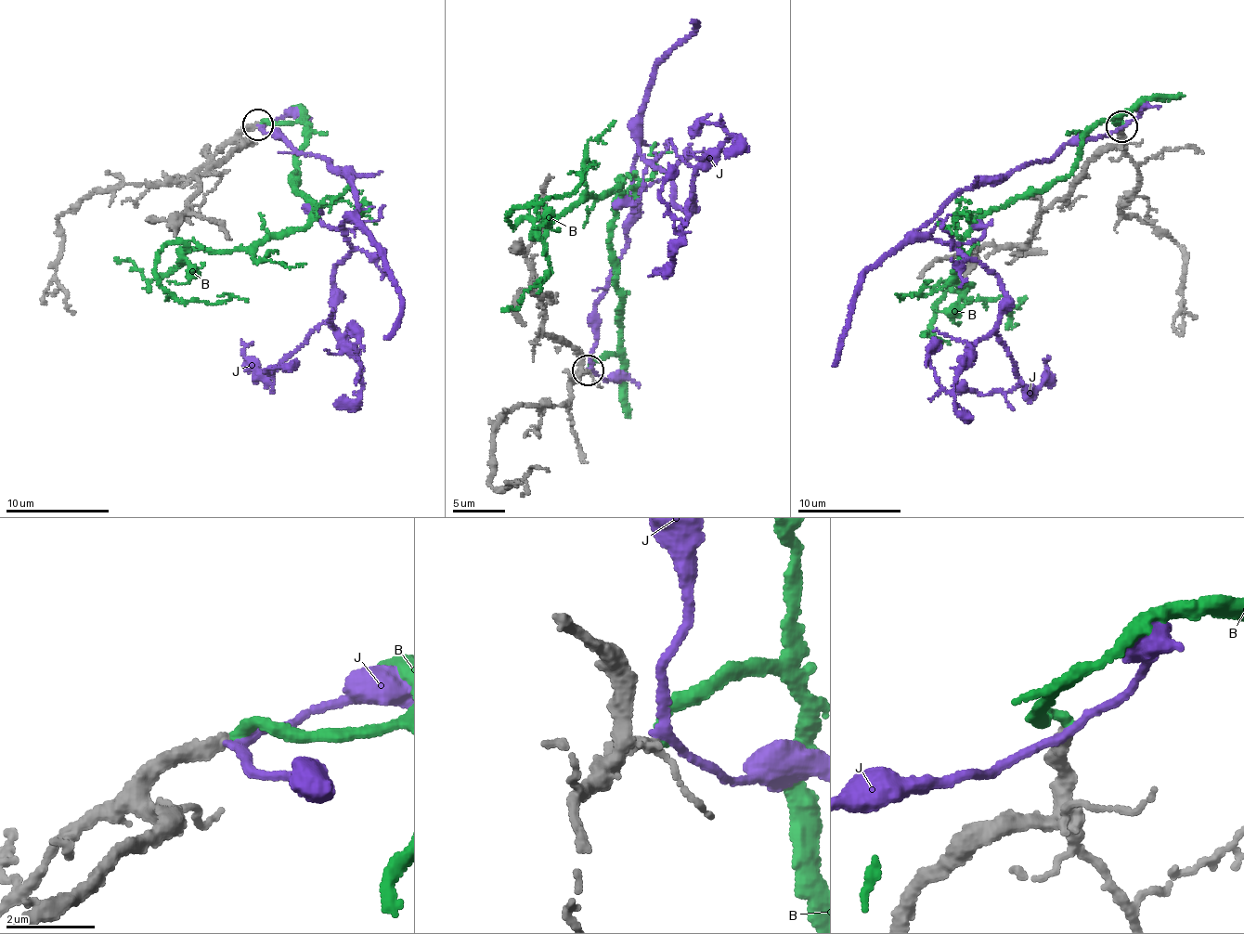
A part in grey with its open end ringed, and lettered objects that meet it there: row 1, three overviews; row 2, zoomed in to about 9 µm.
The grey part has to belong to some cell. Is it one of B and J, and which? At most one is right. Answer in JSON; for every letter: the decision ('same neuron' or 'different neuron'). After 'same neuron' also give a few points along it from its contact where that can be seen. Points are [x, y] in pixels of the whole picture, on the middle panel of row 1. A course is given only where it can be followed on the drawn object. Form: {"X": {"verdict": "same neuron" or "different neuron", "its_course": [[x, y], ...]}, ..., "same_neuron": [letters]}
{"B": {"verdict": "same neuron", "its_course": [[589, 370], [617, 350], [609, 239], [623, 193], [576, 201], [538, 239], [509, 213], [566, 196], [593, 162]]}, "J": {"verdict": "different neuron"}, "same_neuron": ["B"]}

